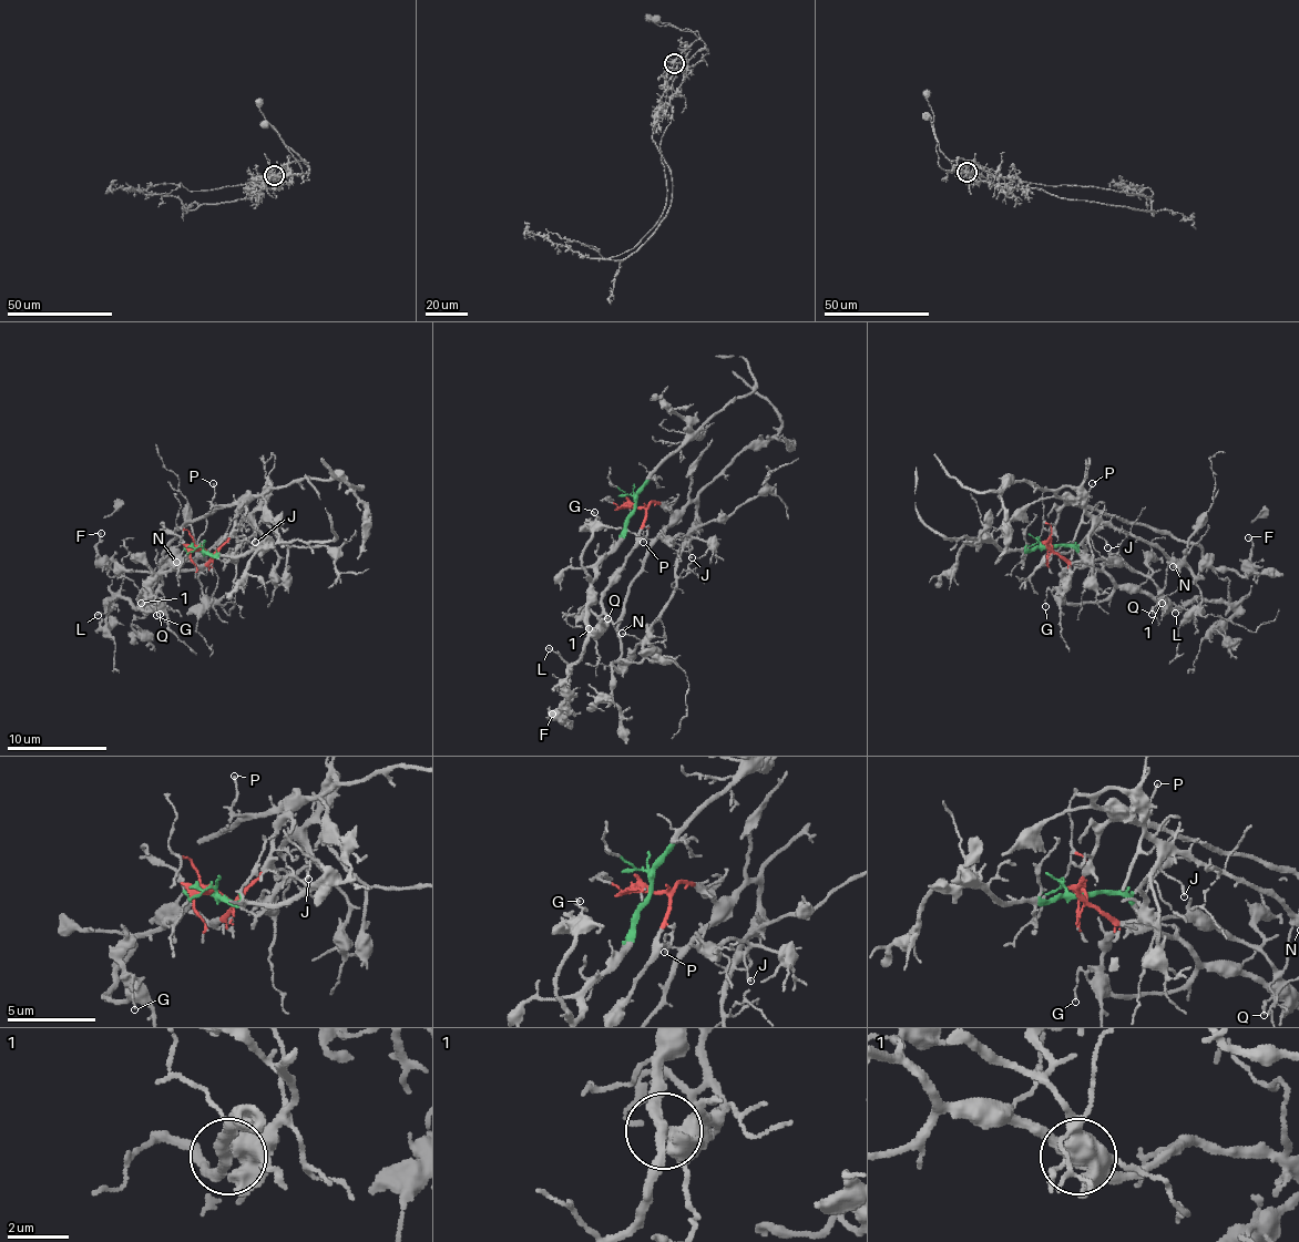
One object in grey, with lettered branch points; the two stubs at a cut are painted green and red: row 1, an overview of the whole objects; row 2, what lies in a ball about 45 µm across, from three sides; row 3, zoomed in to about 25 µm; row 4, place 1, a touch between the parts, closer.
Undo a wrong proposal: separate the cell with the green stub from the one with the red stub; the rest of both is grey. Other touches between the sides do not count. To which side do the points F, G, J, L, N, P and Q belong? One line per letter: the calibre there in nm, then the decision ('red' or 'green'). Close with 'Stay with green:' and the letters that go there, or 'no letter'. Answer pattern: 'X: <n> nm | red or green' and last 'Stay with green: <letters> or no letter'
F: 130 nm | green
G: 100 nm | green
J: 120 nm | red
L: 120 nm | green
N: 120 nm | red
P: 100 nm | red
Q: 170 nm | red
Stay with green: F, G, L

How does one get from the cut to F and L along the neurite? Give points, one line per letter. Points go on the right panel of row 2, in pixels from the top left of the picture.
F: (1052, 544), (1071, 546), (1116, 584), (1136, 584), (1170, 608), (1202, 602), (1239, 604), (1254, 581), (1248, 537)
L: (1052, 544), (1071, 546), (1116, 584), (1136, 584), (1170, 608), (1183, 607), (1194, 598), (1180, 613), (1175, 612)

